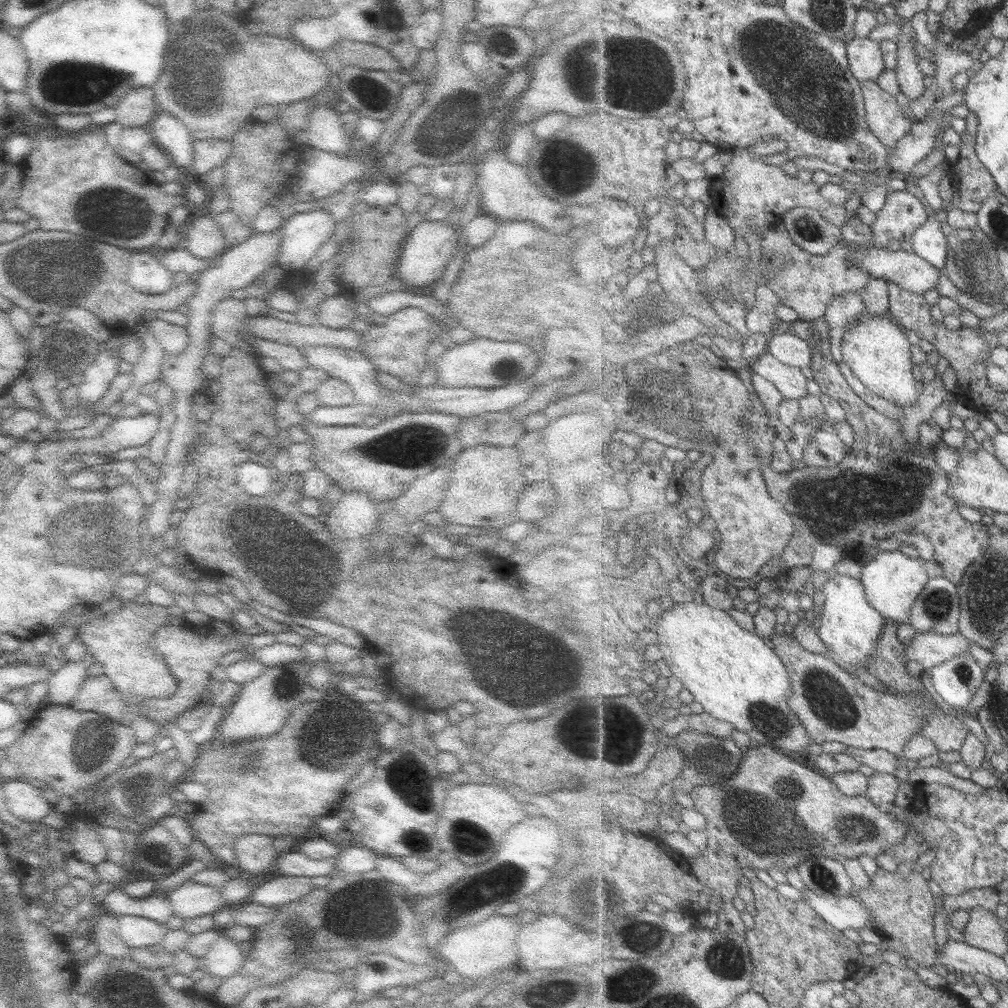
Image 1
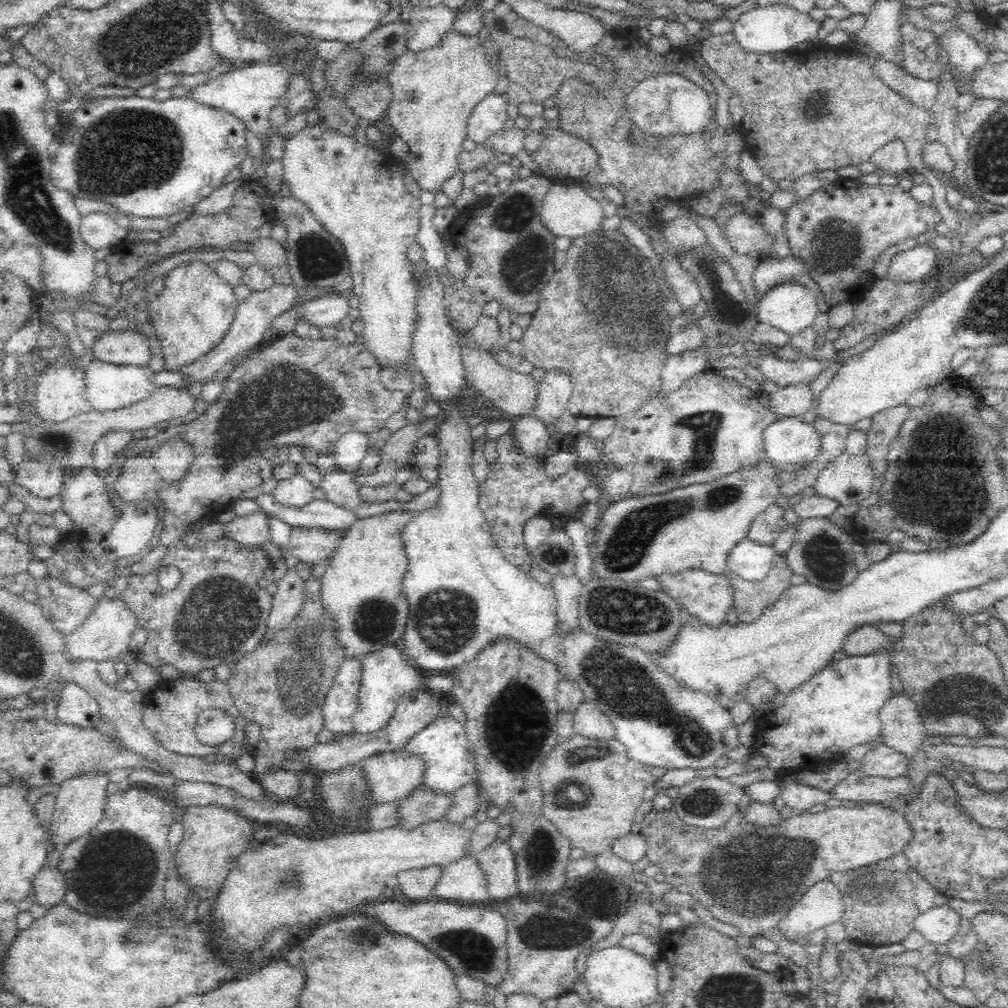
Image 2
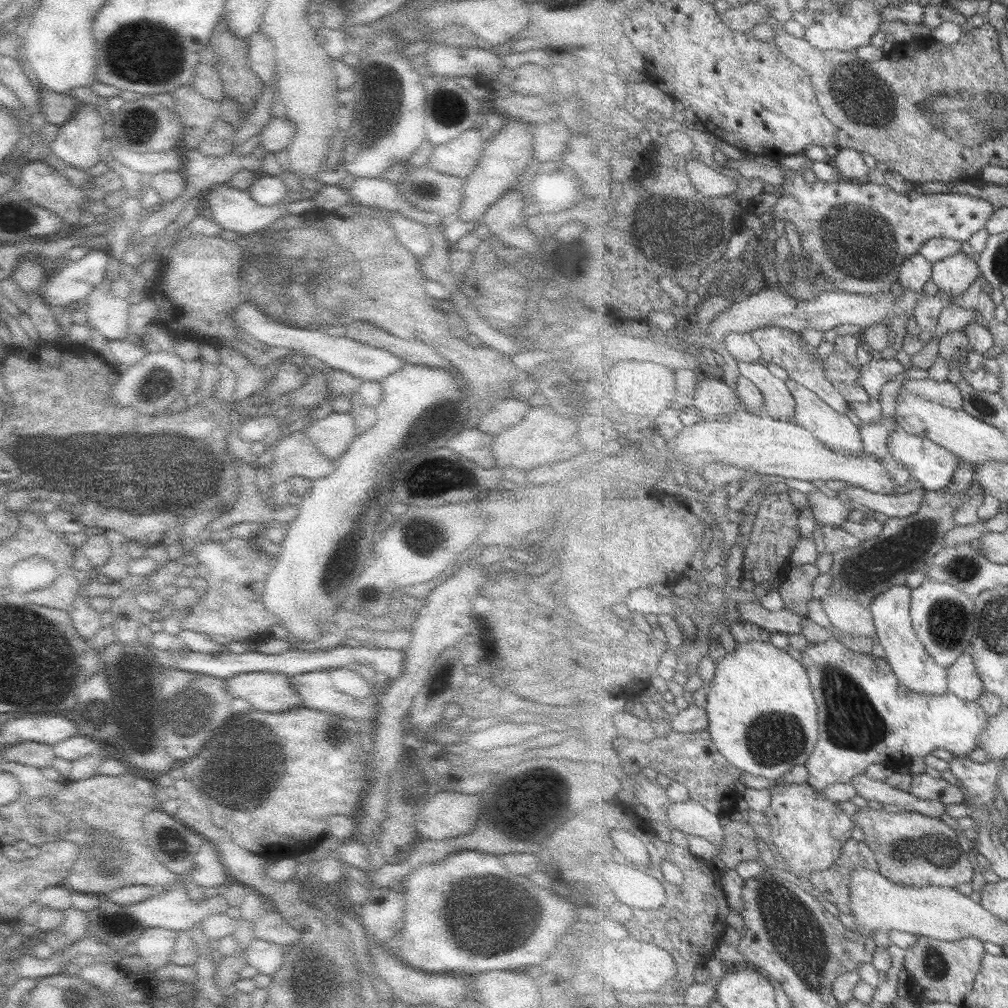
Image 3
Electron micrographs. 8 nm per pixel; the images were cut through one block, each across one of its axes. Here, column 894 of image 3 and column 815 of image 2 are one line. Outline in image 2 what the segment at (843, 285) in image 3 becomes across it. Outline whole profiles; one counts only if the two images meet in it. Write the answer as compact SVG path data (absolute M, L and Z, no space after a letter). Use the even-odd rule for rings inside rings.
M841 178L833 183L822 186L800 202L793 202L790 208L784 210L785 233L791 250L791 256L808 268L808 276L818 284L822 298L831 307L842 302L855 304L862 300L865 292L876 282L874 264L880 254L906 239L915 239L920 234L934 231L942 220L934 205L924 205L914 200L908 191L900 186L864 185L852 179Z

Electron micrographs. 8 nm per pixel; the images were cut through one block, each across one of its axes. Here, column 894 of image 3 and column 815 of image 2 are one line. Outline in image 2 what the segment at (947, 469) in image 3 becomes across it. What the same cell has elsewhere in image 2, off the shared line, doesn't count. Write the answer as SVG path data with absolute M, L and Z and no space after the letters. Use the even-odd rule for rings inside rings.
M798 417L776 418L759 437L763 458L779 473L808 466L820 452L821 437L812 424Z

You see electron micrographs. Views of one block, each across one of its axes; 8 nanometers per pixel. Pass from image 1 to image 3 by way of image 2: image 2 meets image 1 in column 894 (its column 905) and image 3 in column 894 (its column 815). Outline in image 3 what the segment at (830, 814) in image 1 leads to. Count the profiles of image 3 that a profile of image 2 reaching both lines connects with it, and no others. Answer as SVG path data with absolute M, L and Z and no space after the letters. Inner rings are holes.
M867 807L859 809L854 815L855 824L865 834L864 842L875 854L879 872L890 882L905 887L946 887L956 889L961 884L970 884L973 880L973 864L969 860L967 852L959 846L957 832L950 828L939 818L932 818L920 813L900 811L897 814L885 812L885 810L870 810Z

